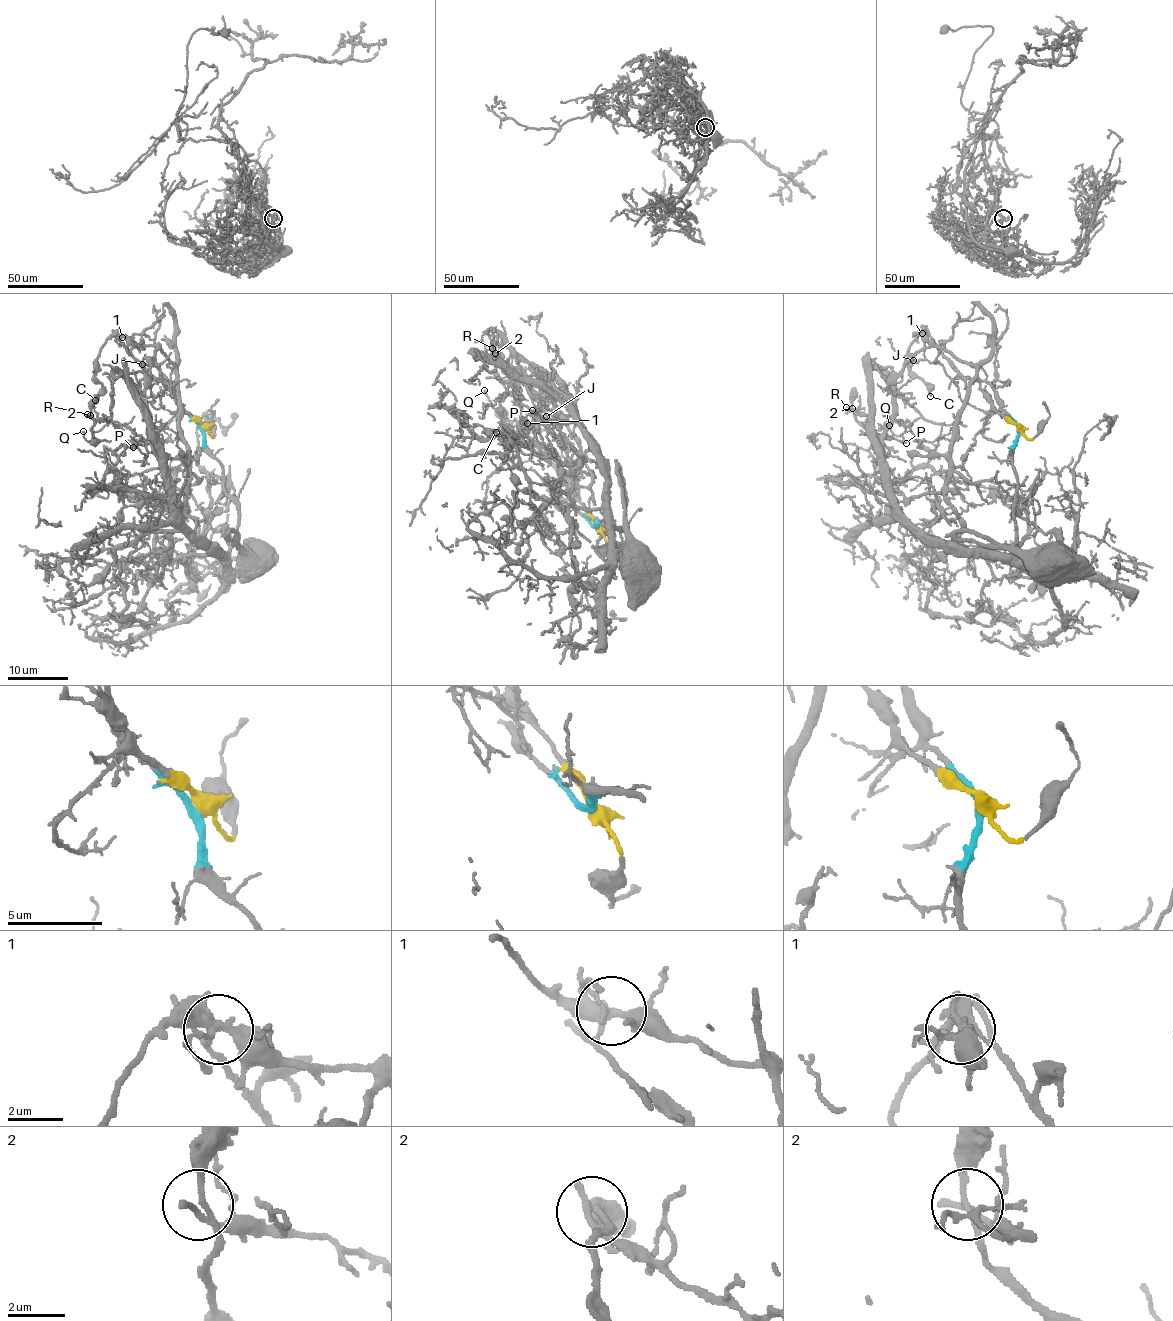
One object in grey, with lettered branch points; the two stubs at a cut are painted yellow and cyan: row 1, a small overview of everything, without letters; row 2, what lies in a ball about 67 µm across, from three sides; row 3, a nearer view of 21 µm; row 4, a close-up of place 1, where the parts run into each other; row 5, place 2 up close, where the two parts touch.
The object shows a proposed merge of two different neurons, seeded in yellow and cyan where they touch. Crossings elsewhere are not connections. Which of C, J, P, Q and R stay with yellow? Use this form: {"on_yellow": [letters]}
{"on_yellow": ["C"]}

